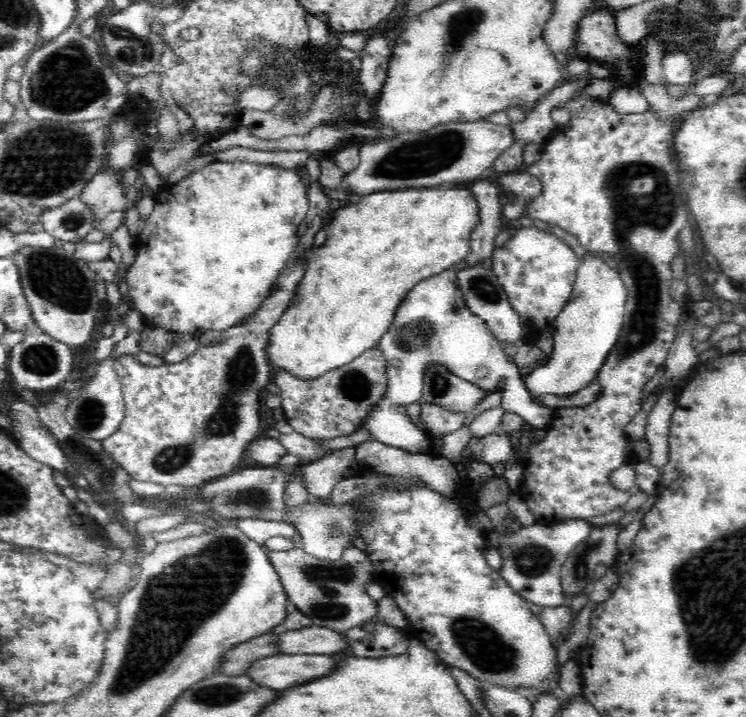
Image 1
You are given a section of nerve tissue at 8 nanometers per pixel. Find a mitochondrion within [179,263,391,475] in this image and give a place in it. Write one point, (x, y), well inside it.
(355, 387)

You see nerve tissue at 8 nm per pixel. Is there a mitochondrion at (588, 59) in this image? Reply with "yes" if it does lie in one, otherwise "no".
no

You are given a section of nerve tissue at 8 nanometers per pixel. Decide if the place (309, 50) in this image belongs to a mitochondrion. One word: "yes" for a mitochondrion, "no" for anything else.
no

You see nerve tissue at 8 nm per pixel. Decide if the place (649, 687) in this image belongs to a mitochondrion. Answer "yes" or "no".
no

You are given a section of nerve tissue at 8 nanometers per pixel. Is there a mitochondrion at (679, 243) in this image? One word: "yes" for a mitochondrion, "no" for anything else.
no

